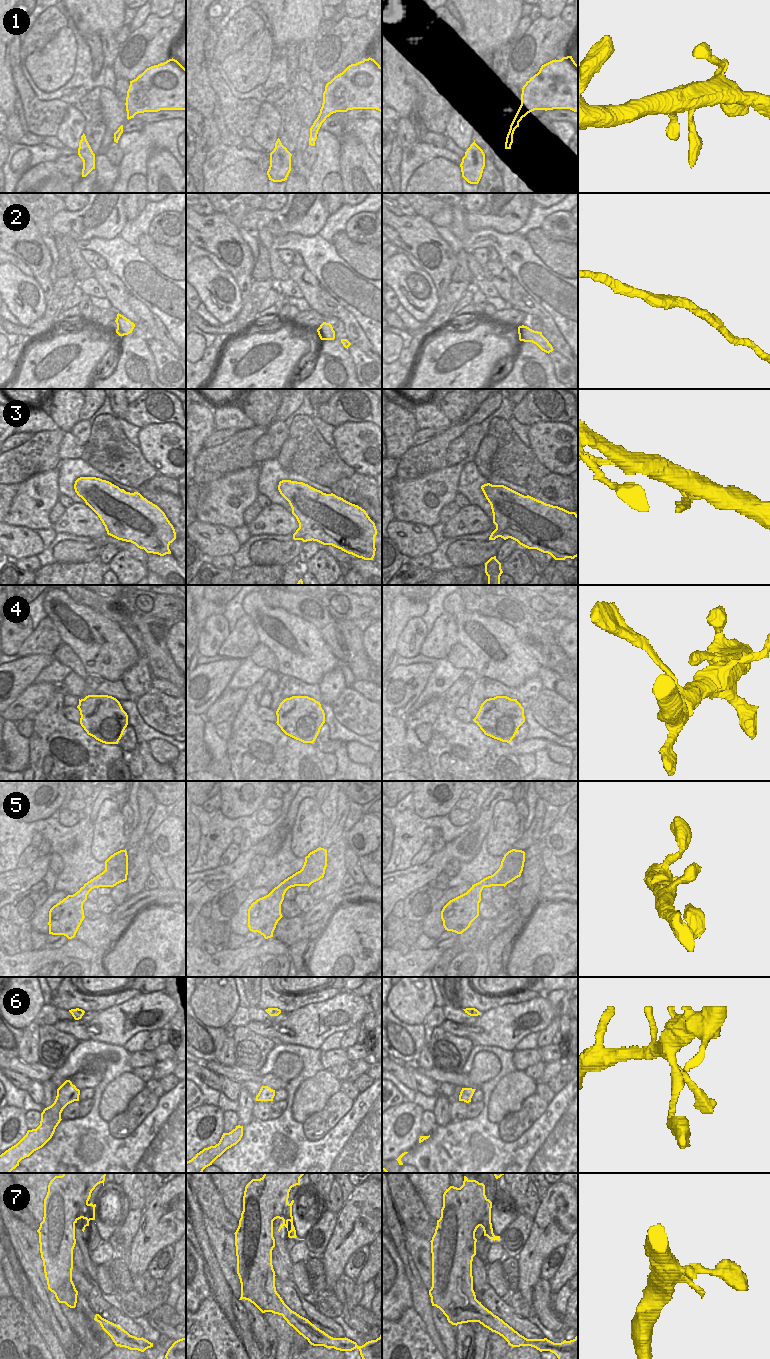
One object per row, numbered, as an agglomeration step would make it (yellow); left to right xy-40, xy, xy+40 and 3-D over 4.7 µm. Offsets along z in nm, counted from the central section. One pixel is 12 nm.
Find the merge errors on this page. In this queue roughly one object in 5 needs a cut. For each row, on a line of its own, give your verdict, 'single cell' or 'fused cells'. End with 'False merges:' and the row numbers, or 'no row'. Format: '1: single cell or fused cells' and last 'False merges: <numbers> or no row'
1: single cell
2: single cell
3: single cell
4: single cell
5: single cell
6: single cell
7: single cell
False merges: no row

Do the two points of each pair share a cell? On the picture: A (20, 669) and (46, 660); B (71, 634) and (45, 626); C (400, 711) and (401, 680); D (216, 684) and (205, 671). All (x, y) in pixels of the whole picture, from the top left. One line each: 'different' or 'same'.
A: same
B: different
C: same
D: same

